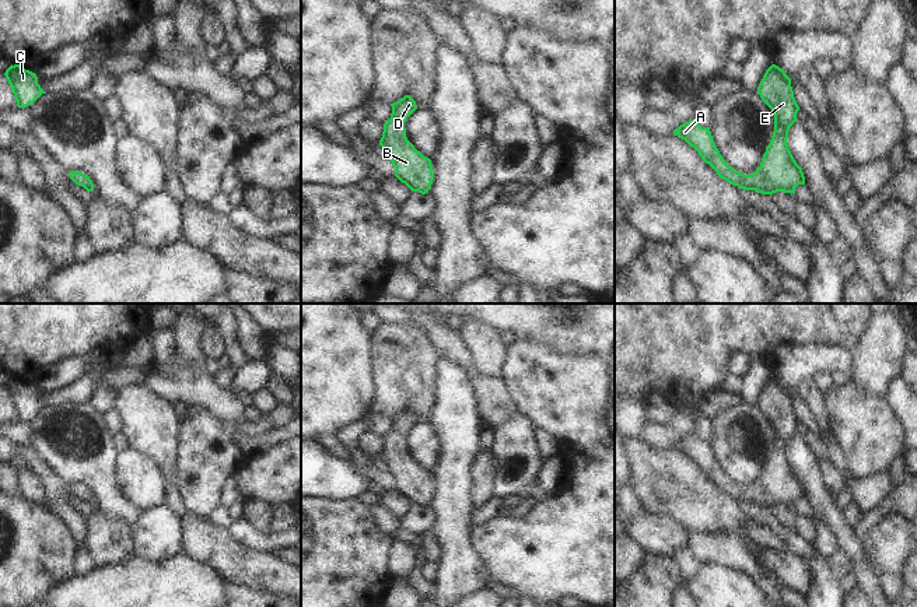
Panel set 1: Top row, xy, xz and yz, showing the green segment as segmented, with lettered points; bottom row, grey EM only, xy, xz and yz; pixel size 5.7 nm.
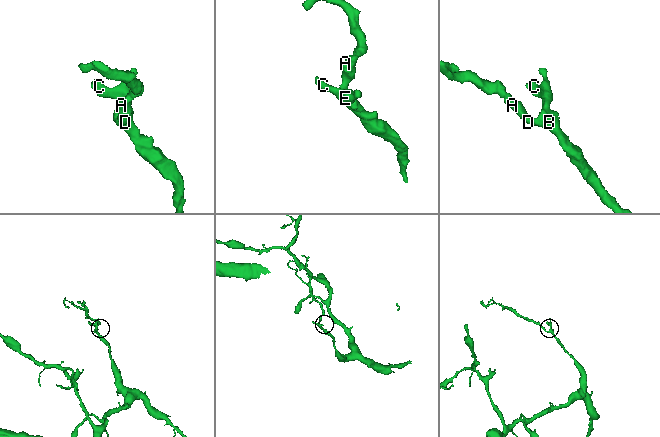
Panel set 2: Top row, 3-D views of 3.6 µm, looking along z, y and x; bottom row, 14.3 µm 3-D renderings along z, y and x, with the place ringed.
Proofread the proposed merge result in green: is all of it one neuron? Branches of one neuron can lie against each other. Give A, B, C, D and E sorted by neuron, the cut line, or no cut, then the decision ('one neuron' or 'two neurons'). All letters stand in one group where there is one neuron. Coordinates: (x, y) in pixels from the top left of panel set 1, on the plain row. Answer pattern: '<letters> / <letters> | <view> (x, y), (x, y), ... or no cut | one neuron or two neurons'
A B C D E | no cut | one neuron

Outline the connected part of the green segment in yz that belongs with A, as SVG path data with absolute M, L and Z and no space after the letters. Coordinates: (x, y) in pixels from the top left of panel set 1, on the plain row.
M771 378L757 400L757 407L774 428L774 445L760 480L753 487L745 488L729 480L720 467L710 441L701 441L696 432L680 438L673 449L693 460L721 492L739 502L770 509L777 505L795 508L795 501L805 498L805 490L787 457L790 441L798 435L799 424L791 392L783 382Z

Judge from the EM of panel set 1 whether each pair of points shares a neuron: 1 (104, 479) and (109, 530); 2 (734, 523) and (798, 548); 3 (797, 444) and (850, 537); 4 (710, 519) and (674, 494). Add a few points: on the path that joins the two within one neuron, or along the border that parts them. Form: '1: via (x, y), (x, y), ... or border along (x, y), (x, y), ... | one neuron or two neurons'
1: border along (93, 504), (108, 516), (119, 519), (129, 529) | two neurons
2: border along (742, 508), (749, 519) | two neurons
3: via (807, 467), (815, 491), (830, 513) | one neuron
4: via (702, 511), (682, 494) | one neuron

